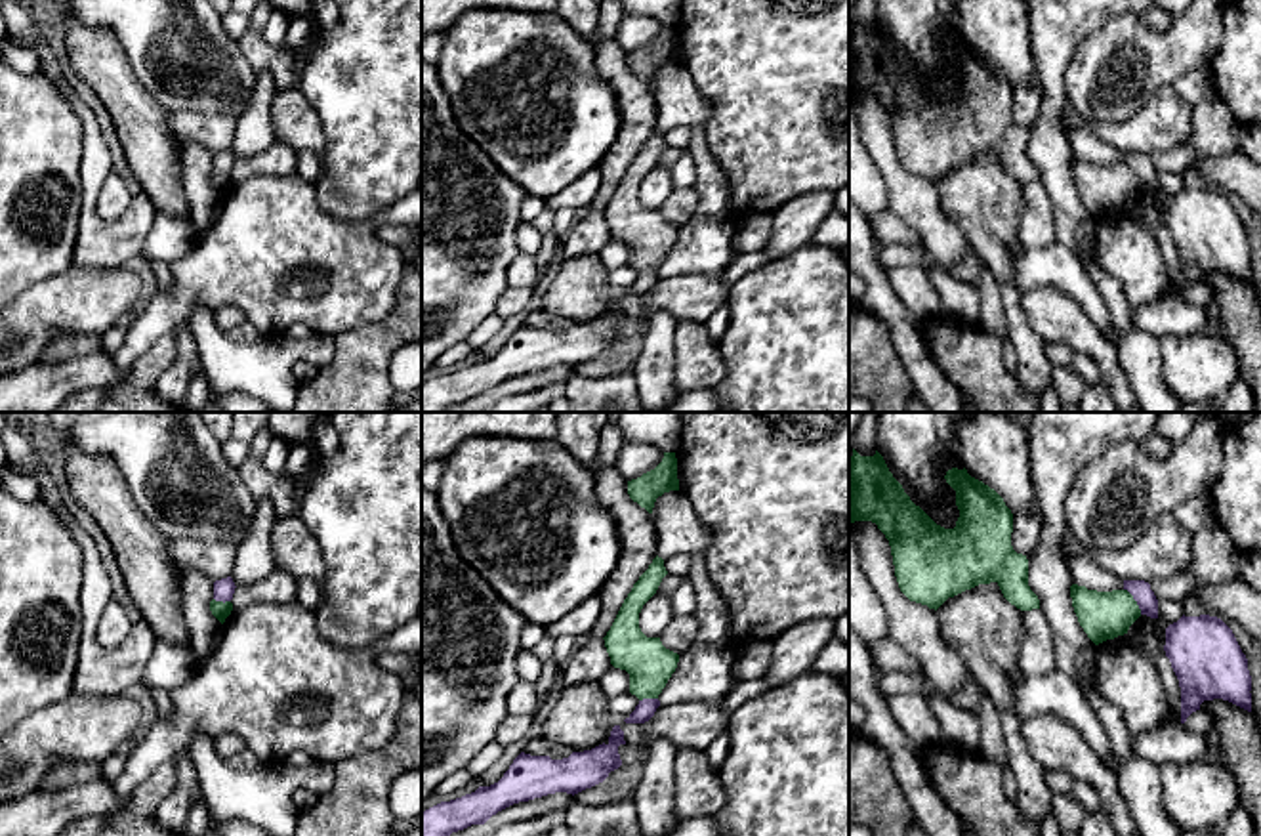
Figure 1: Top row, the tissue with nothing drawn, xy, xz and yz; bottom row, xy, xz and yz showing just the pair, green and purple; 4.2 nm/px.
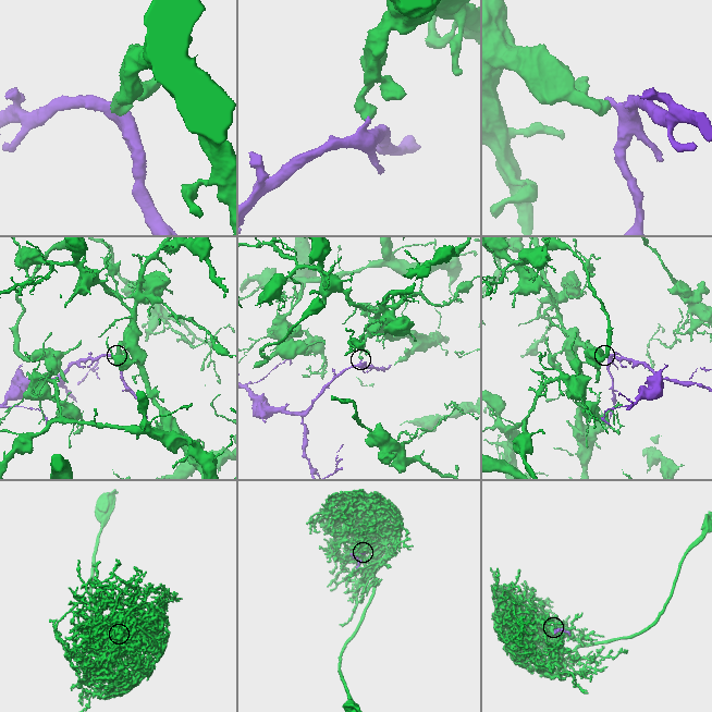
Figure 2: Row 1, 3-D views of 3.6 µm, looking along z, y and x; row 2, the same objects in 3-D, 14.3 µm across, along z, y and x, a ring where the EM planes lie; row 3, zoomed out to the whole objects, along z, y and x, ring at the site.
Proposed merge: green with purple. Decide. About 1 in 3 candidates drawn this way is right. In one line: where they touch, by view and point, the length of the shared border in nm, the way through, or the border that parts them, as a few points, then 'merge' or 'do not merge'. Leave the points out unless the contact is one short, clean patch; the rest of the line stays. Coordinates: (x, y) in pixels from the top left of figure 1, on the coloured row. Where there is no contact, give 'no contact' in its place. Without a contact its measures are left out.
yz (1136, 602) | 130 nm | along yz (1124, 588), (1141, 613) | do not merge

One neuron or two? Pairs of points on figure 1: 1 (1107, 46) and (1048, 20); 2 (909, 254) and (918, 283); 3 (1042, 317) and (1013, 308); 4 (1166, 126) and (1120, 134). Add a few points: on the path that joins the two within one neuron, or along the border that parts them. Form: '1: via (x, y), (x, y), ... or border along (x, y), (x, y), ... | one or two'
1: border along (1111, 20), (1080, 42), (1065, 75) | two
2: border along (886, 271), (920, 268), (939, 306) | two
3: border along (1023, 292), (1023, 315), (1046, 342) | two
4: via (1155, 126), (1147, 132), (1132, 134) | one

